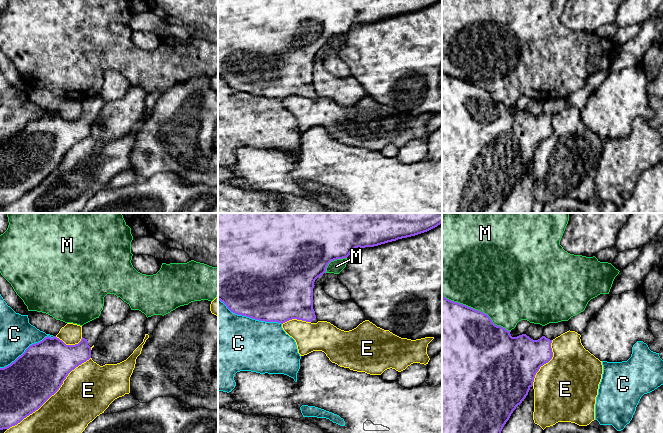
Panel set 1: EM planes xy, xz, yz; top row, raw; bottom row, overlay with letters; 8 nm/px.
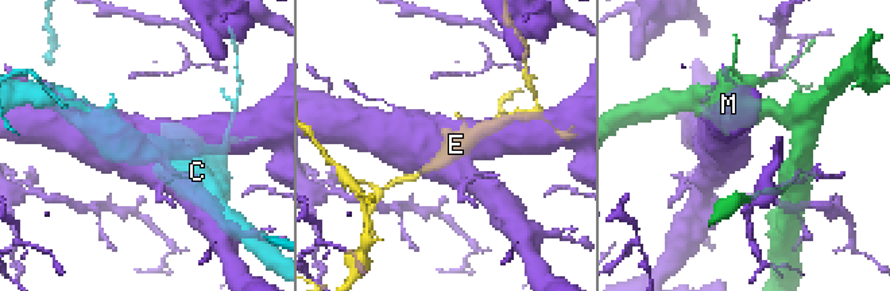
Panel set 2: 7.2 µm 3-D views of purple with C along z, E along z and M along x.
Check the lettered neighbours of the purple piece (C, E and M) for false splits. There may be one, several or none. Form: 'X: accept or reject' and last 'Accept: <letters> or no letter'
C: reject
E: reject
M: reject
Accept: no letter

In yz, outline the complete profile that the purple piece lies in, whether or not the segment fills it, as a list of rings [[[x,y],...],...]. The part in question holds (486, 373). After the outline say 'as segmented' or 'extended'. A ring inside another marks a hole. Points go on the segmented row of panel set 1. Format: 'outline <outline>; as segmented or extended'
outline [[[442,296],[442,433],[501,433],[513,411],[528,395],[540,367],[552,359],[552,340],[567,331],[569,331],[568,322],[561,321],[545,325],[543,336],[538,340],[533,340],[526,334],[512,337],[511,331],[495,325],[487,314]]]; extended

